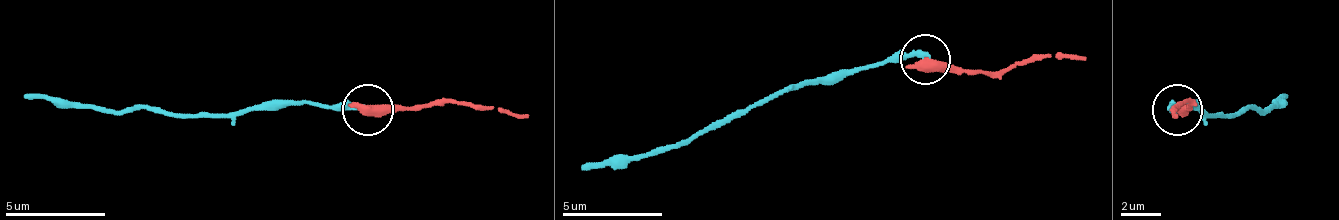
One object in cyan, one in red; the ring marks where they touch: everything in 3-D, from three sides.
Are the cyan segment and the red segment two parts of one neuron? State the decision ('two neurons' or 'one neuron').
two neurons

